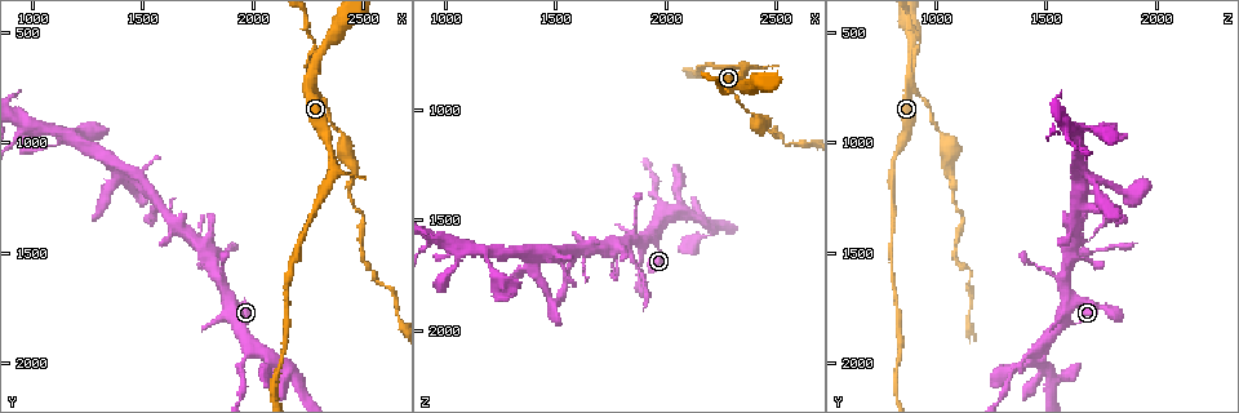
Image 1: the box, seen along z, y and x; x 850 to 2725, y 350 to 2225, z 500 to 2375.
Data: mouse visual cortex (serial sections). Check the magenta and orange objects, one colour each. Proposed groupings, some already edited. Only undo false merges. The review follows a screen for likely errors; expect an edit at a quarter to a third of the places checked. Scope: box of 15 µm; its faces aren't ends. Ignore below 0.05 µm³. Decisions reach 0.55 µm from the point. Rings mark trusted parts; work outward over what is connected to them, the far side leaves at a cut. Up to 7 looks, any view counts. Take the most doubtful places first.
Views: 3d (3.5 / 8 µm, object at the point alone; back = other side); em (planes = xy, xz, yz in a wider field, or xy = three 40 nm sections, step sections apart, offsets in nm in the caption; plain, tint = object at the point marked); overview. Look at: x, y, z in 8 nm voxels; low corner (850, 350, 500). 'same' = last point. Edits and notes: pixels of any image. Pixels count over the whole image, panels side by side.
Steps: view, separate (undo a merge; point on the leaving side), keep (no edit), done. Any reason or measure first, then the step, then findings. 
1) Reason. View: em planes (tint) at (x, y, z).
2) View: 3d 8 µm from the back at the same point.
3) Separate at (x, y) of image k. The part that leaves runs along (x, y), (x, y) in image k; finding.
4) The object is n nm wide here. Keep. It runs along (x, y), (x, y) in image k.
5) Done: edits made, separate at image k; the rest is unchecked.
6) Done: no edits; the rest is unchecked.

Narrows sharply. View: 3d 3.5 µm at (2280, 690, 880).

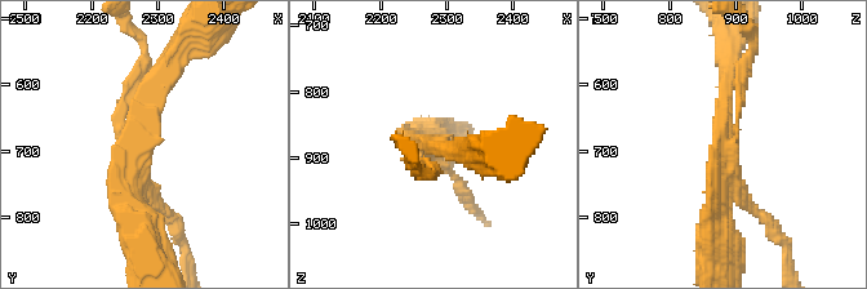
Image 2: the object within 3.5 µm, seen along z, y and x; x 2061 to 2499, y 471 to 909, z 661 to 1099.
3 arms meet here; the arms are 100, 200, 300 nm wide; now the EM. View: em xy step 1 (tint) at (2265, 700, 880).

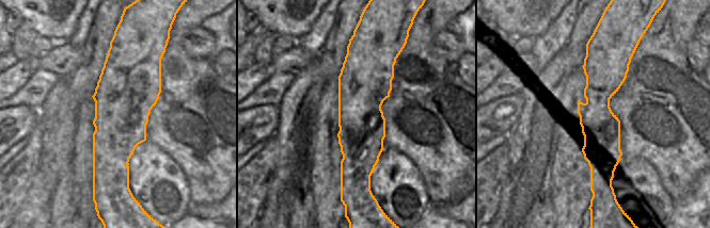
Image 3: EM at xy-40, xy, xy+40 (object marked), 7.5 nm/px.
Separate at (170, 222) of image 2. A second cell is stuck on.

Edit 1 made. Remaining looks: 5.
Three-way junction. View: 3d 8 µm from the back at (1790, 1480, 1620).

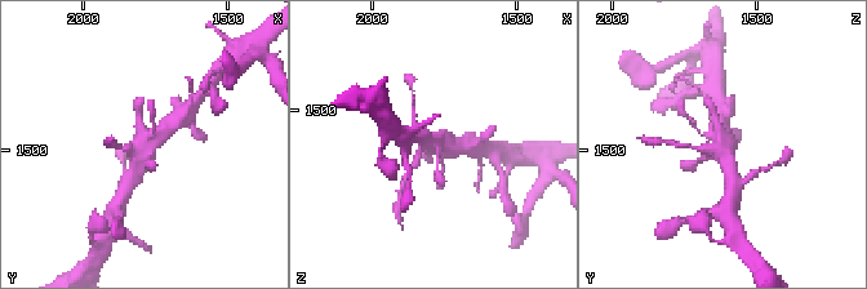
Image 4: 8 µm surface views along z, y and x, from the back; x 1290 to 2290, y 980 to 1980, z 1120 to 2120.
View: 3d 3.5 µm at (1790, 1490, 1610).

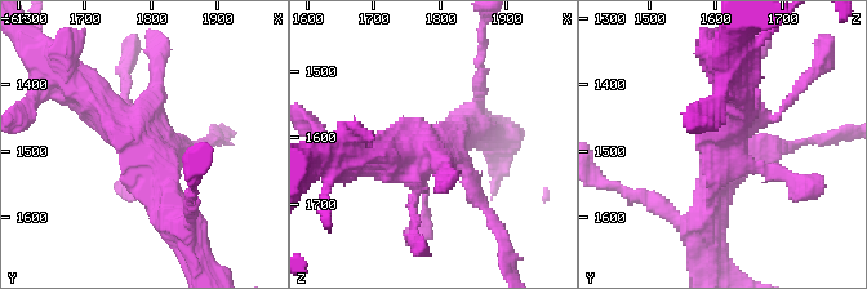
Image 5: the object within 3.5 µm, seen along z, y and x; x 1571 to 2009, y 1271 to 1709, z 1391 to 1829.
View: em xy step 3 (tint) at (1785, 1490, 1610).

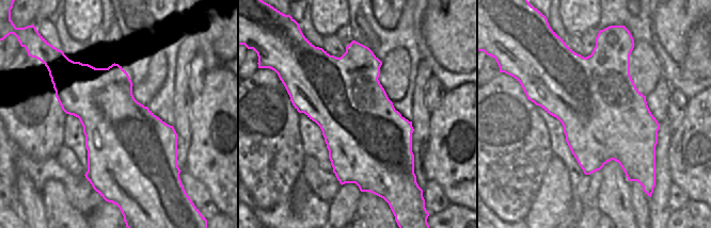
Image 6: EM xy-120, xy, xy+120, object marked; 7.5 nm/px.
Keep. It runs along (179, 217), (163, 169), (76, 87) in image 5; all the same cell.

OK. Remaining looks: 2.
Sudden change in width. View: 3d 3.5 µm from the back at (2070, 1950, 1450).

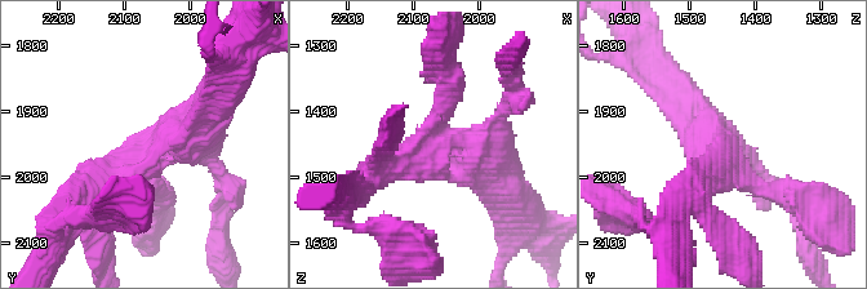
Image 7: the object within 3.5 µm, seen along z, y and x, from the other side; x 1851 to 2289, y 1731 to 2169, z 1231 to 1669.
4 arms meet here; the arms are 250, 250, 350, 450 nm wide. View: em xy step 2 (tint) at (2060, 1955, 1450).

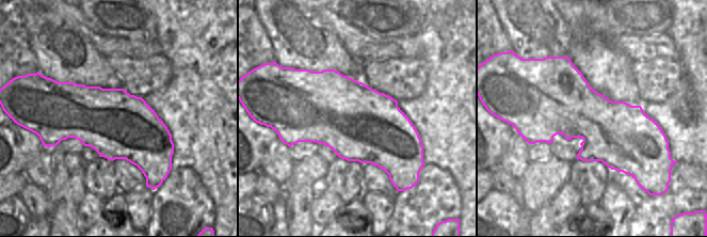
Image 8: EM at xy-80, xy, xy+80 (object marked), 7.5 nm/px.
The object is 550 nm wide here. Keep. It runs along (210, 107), (84, 195) in image 7; one cell here.

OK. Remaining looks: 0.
Done: edits made, separate at image 2; the rest is unchecked.

